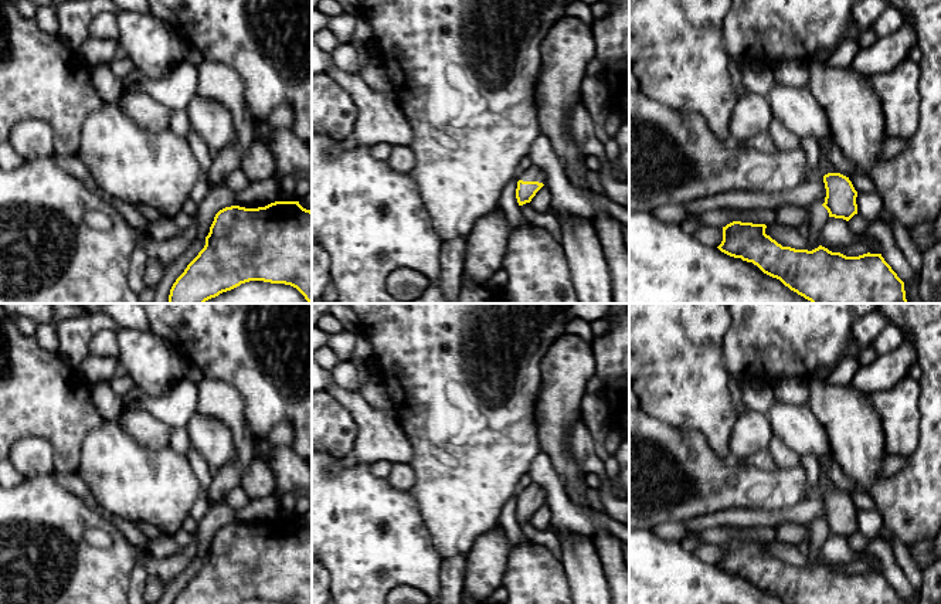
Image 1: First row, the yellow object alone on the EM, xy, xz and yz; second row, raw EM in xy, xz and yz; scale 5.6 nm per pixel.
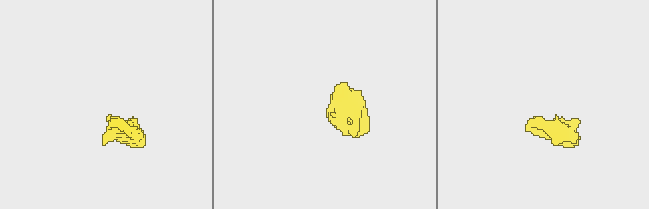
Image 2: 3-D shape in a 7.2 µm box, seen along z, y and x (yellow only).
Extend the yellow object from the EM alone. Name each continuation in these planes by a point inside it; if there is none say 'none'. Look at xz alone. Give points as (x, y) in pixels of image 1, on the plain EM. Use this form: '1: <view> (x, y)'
1: xz (533, 491)

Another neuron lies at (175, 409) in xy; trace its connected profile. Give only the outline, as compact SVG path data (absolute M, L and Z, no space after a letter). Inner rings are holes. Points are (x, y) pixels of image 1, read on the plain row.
M183 379L162 397L150 397L133 387L120 400L125 408L147 411L170 427L186 427L197 408L198 384Z

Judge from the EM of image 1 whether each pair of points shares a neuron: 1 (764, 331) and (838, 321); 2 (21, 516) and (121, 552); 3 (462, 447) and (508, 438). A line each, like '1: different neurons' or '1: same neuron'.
1: same neuron
2: same neuron
3: same neuron

